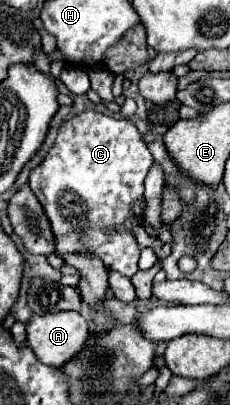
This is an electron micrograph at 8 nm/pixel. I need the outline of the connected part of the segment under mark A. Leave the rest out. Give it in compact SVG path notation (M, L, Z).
M62 312L62 314L44 314L44 316L32 314L32 318L28 320L26 332L28 332L30 348L34 350L38 360L56 368L68 362L68 358L76 358L90 338L88 322L80 312Z

